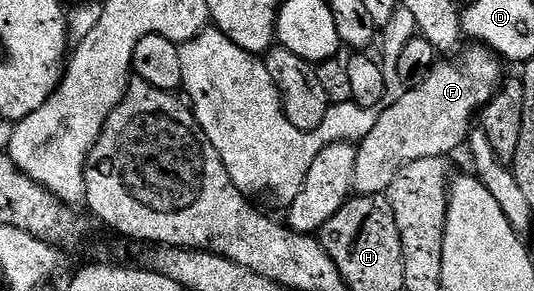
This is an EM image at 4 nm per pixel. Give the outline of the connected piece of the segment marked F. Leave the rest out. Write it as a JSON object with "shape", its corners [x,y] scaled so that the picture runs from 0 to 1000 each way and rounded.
{"shape":[[[882,155],[882,165],[867,189],[860,220],[816,213],[792,271],[783,275],[734,368],[717,368],[713,402],[706,430],[699,430],[699,457],[684,471],[669,505],[669,581],[661,581],[663,653],[672,670],[715,670],[725,639],[736,622],[736,608],[758,567],[773,553],[788,553],[796,540],[818,540],[828,546],[843,536],[843,519],[852,519],[860,502],[876,488],[886,447],[882,405],[895,399],[903,371],[933,313],[938,275],[944,268],[944,220],[933,189],[916,162]]]}

